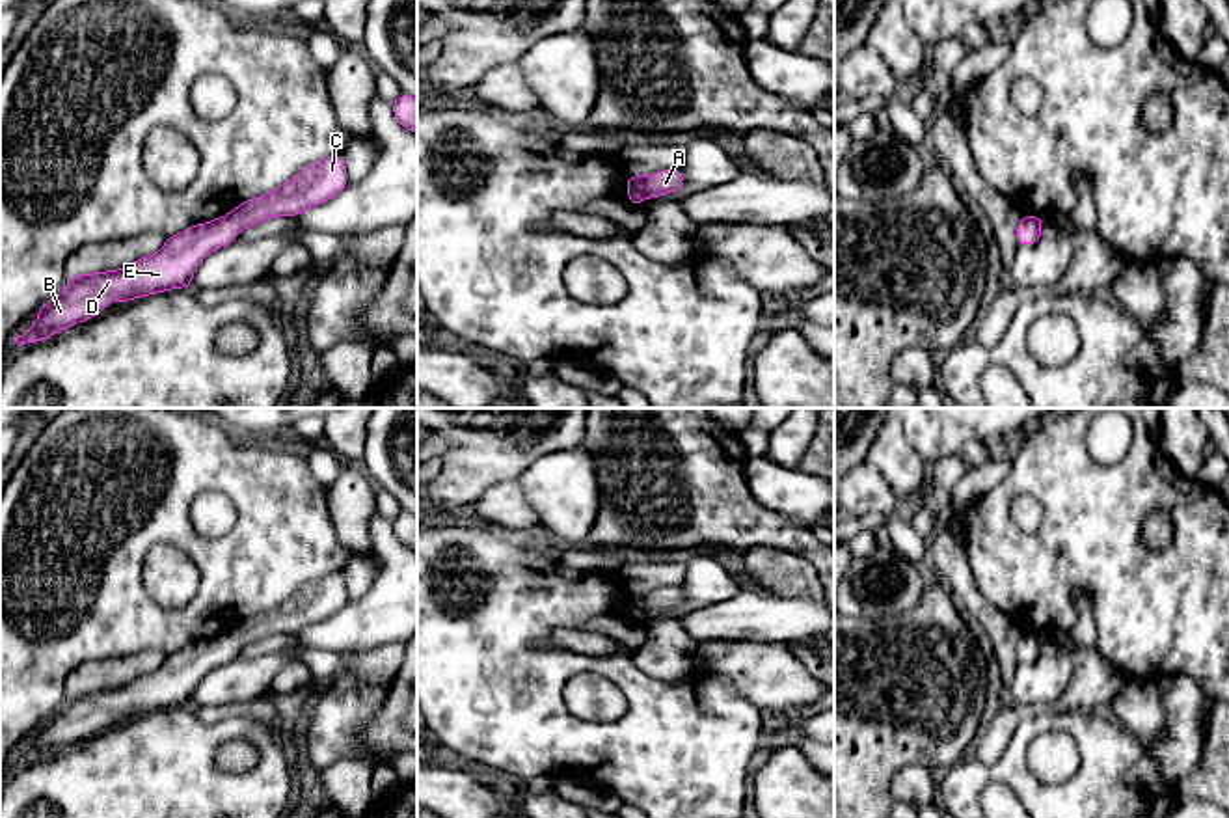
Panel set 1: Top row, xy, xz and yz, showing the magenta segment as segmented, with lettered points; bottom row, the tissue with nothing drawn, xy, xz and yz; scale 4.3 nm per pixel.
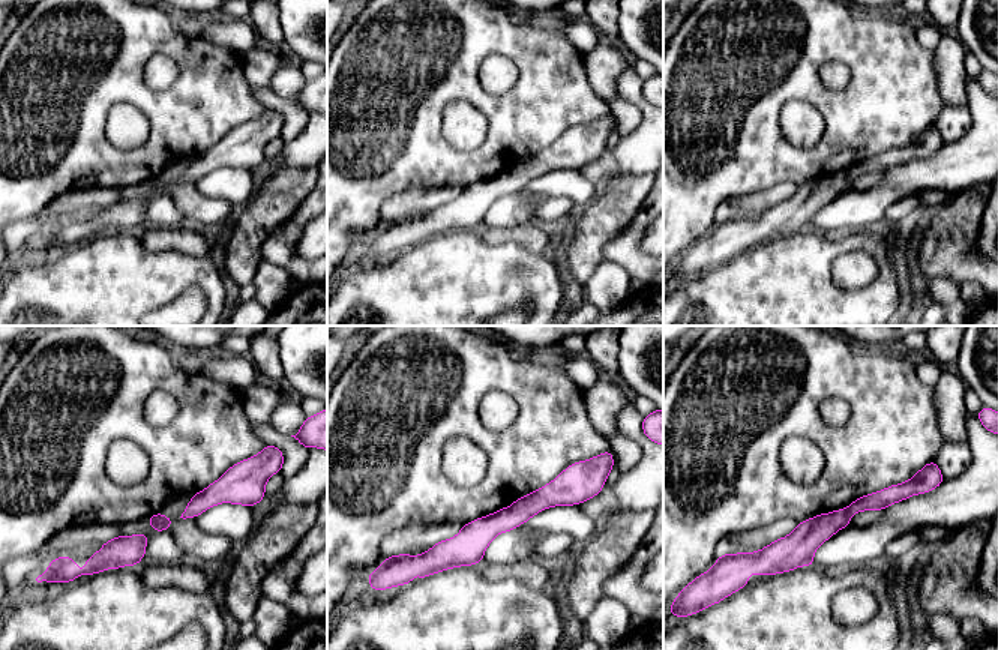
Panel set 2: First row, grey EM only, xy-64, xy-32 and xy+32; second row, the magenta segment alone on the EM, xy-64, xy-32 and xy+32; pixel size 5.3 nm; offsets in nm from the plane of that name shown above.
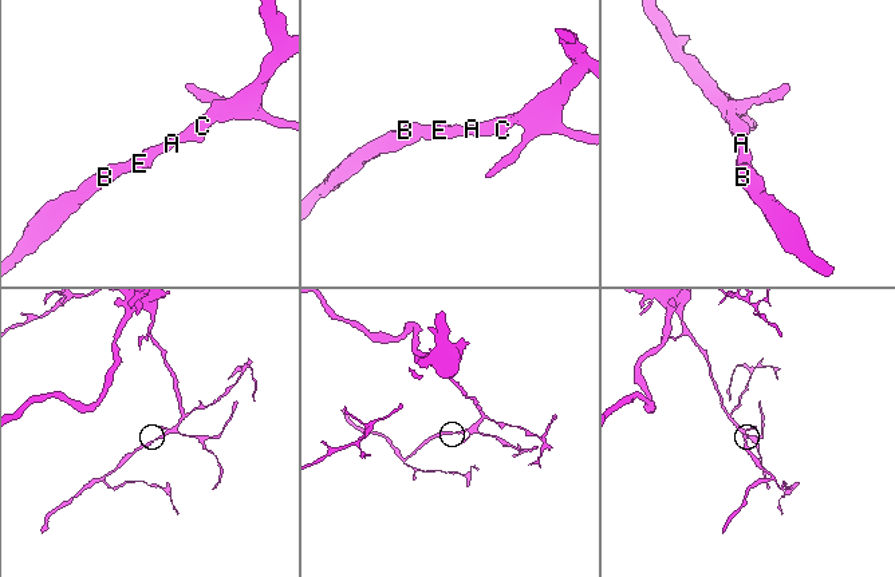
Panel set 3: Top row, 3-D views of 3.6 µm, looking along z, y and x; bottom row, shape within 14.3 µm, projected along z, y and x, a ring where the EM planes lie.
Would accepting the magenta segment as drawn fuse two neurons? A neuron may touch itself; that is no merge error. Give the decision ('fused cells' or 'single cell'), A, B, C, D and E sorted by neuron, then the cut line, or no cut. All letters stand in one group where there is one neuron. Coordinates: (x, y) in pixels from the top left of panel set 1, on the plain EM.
single cell; groups A B C D E; cut none

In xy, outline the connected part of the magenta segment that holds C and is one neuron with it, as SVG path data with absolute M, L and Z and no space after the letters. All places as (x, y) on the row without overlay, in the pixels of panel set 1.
M337 570L304 585L276 607L236 622L227 634L168 654L155 673L140 675L119 688L71 693L65 706L39 725L32 747L17 753L15 760L22 764L43 758L93 736L106 729L108 714L125 721L168 706L190 706L199 680L214 667L231 661L246 645L277 634L296 634L333 617L346 602L346 581L343 570Z

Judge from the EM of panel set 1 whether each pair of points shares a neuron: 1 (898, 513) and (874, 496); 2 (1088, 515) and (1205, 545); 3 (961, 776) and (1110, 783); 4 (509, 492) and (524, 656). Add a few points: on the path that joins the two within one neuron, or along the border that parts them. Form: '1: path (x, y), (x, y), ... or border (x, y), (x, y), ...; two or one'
1: path (892, 509), (879, 500); one
2: path (1118, 545), (1131, 558), (1175, 559); one
3: path (999, 774), (1015, 774), (1038, 796), (1073, 796); one
4: border (488, 526), (505, 533), (533, 537); two

